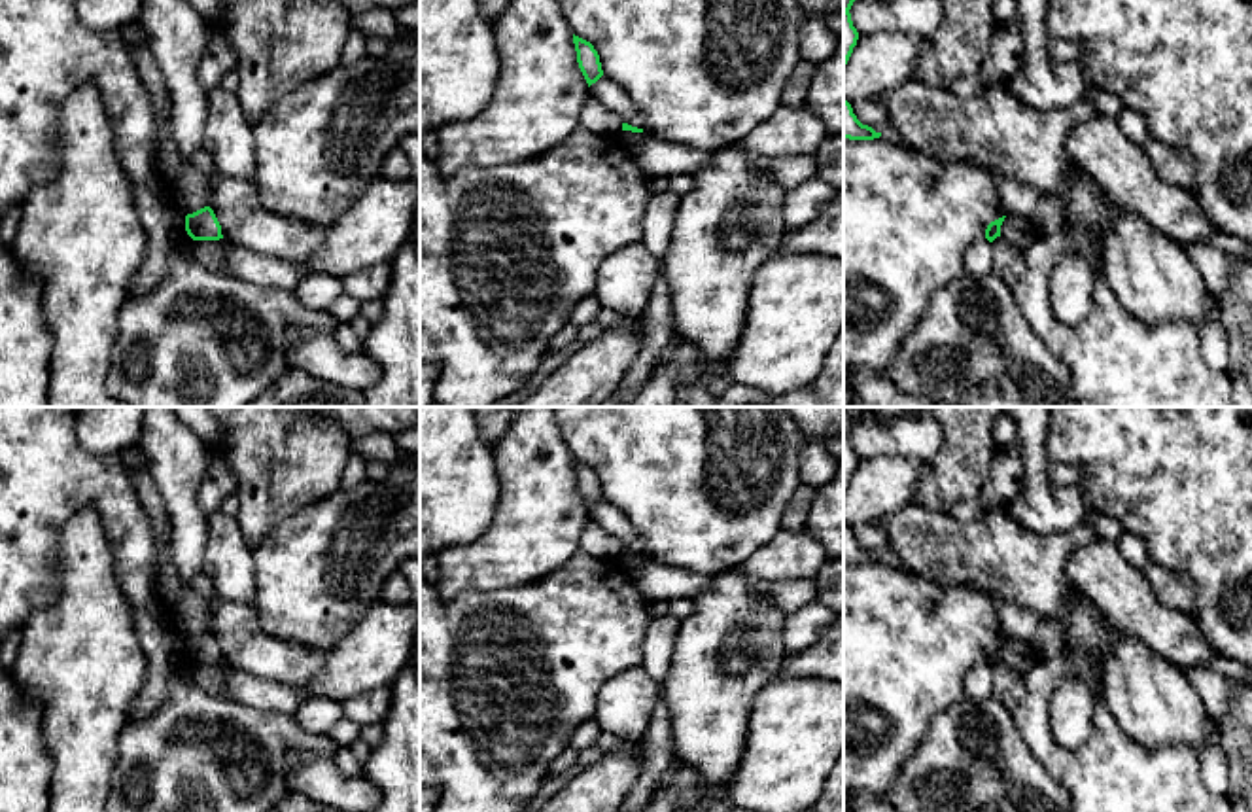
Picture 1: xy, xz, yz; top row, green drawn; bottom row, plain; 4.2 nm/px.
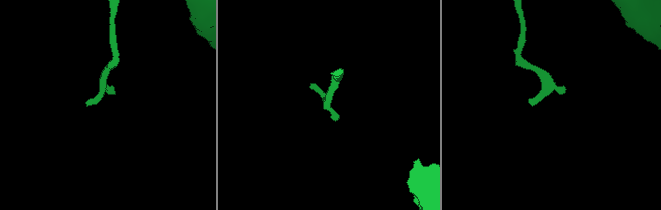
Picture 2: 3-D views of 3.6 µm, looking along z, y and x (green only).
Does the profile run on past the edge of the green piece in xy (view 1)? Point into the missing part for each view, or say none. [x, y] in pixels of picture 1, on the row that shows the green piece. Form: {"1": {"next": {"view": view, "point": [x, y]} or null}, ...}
{"1": {"next": null}}

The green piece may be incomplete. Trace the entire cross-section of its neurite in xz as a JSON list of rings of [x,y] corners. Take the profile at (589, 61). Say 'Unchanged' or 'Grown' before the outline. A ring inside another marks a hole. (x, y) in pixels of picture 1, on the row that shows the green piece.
Unchanged. [[[573,34],[573,44],[575,44],[575,51],[577,51],[579,68],[590,87],[603,76],[600,55],[590,42],[586,42],[575,34]]]

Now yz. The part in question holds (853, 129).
Unchanged. [[[843,100],[843,138],[849,140],[874,140],[879,138],[881,132],[876,132],[872,127],[862,125],[857,115],[853,114],[853,108],[847,100]]]

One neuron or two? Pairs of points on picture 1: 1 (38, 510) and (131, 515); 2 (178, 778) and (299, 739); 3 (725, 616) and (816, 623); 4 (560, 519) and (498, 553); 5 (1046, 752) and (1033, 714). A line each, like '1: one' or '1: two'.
1: one
2: one
3: two
4: one
5: one

